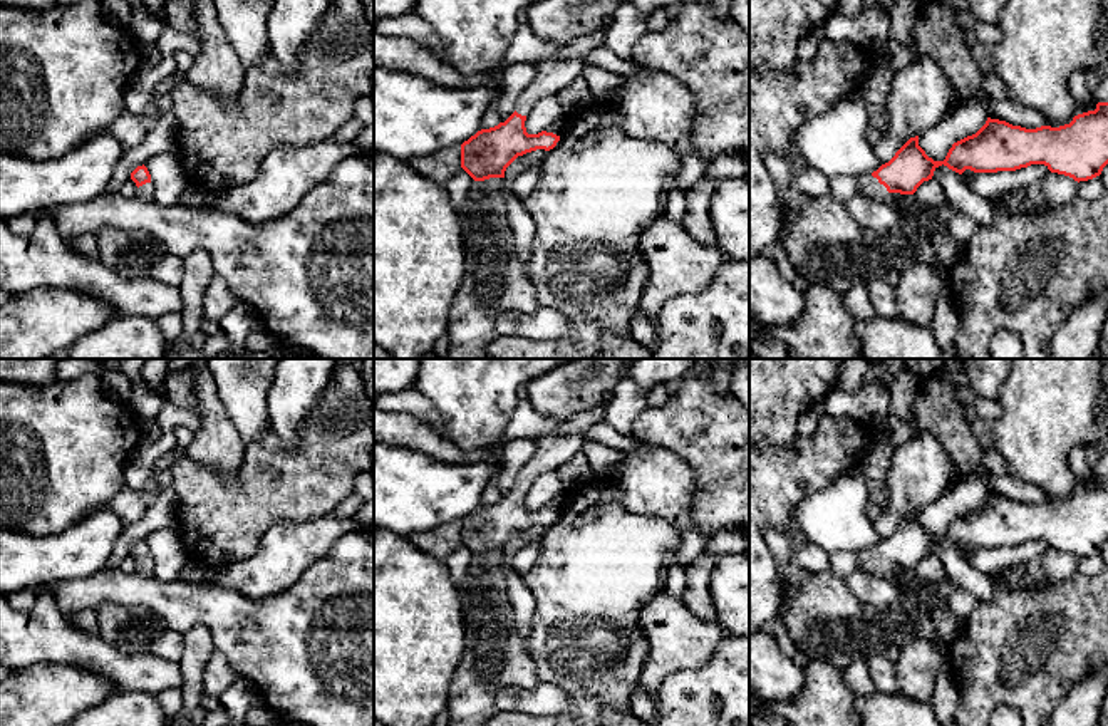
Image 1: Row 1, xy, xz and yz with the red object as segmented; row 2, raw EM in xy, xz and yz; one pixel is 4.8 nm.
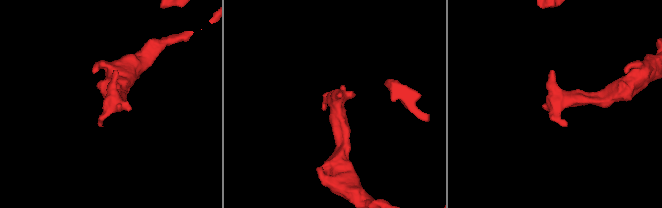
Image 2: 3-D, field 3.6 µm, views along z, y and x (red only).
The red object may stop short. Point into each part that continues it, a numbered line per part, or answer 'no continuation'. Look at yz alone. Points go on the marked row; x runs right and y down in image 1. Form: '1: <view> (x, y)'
1: yz (869, 185)

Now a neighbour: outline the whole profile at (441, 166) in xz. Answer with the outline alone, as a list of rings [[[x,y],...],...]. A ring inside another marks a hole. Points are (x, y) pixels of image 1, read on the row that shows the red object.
[[[448,146],[424,158],[412,158],[407,164],[416,173],[444,184],[461,169],[461,146]]]

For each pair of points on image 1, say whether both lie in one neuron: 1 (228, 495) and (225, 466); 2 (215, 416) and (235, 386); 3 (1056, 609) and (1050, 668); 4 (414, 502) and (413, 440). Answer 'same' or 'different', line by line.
1: different
2: different
3: same
4: different

